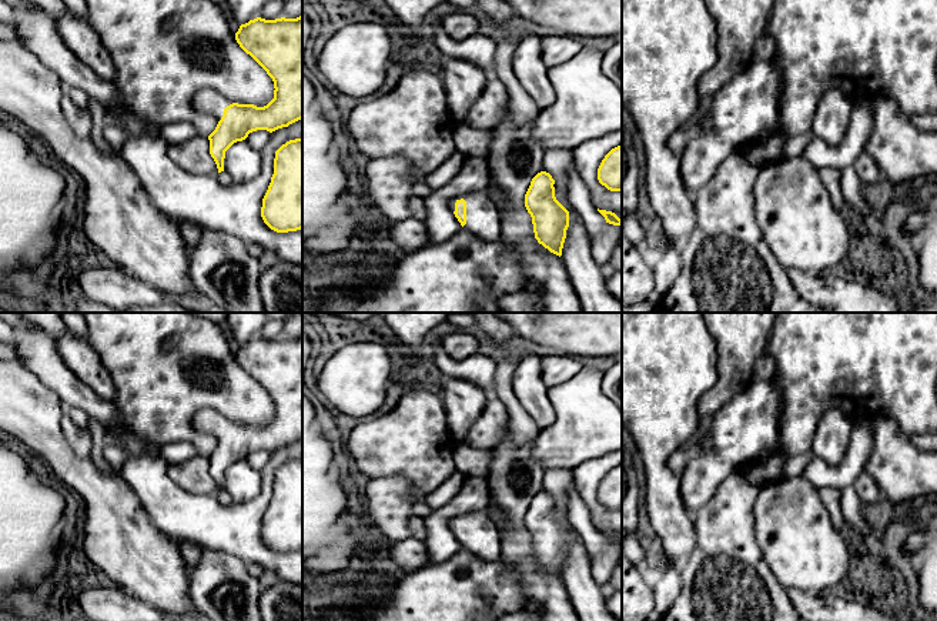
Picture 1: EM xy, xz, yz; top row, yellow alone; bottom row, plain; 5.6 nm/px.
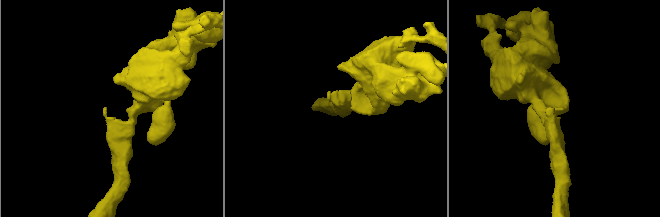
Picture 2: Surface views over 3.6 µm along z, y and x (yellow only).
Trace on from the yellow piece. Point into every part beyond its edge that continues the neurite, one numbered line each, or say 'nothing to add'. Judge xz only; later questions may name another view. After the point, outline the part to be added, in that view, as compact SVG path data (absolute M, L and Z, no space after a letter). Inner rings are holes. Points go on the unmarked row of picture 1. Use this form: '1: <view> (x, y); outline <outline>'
1: xz (484, 540); outline M475 510L456 515L449 521L449 528L455 531L455 522L464 518L466 521L465 550L485 561L496 561L502 555L502 535L495 522L485 510Z

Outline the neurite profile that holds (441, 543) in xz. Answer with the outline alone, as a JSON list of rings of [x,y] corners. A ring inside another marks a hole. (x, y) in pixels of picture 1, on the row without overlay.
[[[466,475],[461,491],[444,507],[429,513],[425,518],[425,538],[422,540],[431,564],[446,562],[461,551],[462,545],[449,528],[449,521],[465,513],[485,510],[489,500],[488,480]]]

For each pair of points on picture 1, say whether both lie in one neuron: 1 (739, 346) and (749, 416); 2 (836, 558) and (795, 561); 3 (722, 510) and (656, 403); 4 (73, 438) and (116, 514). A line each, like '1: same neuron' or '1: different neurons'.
1: different neurons
2: same neuron
3: different neurons
4: different neurons

